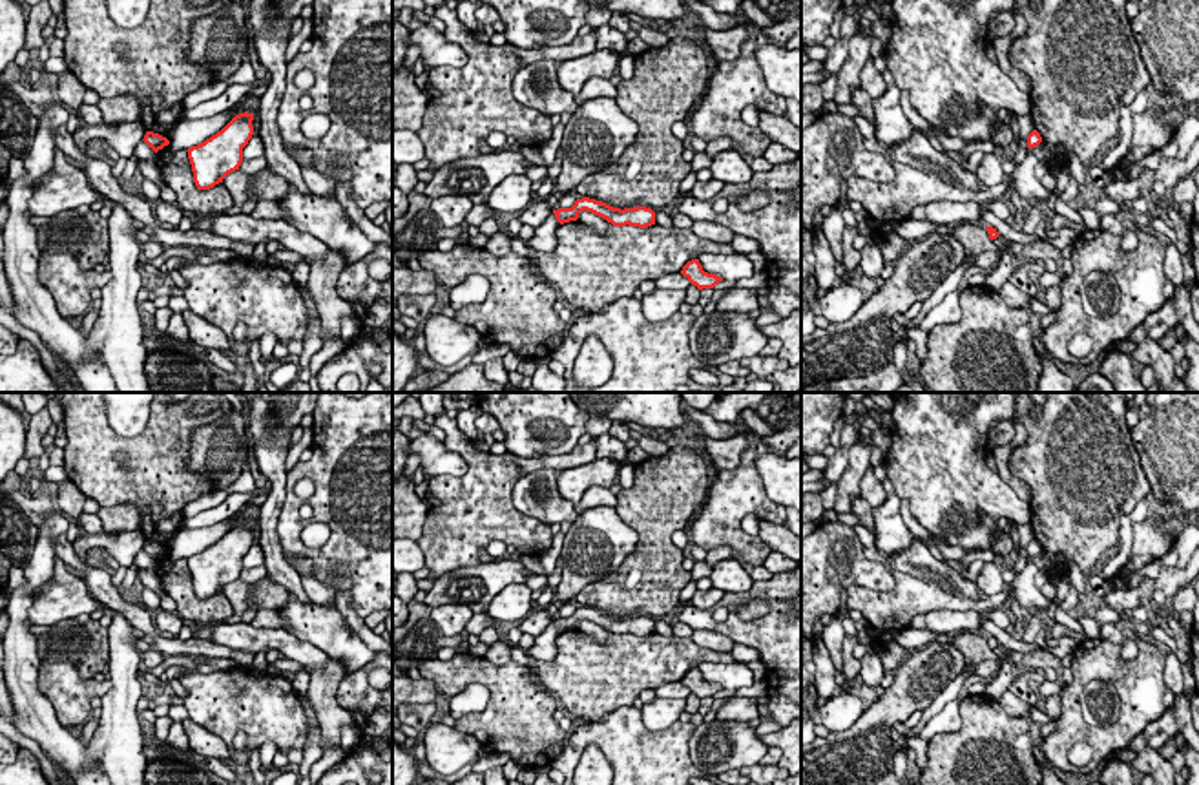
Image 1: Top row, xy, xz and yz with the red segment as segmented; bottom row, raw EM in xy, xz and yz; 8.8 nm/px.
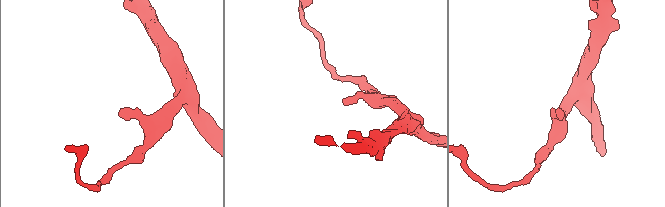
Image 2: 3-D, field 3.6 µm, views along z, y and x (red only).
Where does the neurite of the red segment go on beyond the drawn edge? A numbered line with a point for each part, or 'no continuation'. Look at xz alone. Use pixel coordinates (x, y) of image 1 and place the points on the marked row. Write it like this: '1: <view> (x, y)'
no continuation

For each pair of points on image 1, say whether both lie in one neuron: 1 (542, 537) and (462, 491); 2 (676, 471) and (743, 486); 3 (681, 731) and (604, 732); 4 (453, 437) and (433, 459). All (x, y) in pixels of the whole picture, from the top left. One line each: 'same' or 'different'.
1: same
2: different
3: same
4: different

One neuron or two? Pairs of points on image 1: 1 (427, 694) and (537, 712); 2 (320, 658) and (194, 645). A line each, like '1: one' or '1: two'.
1: two
2: two

